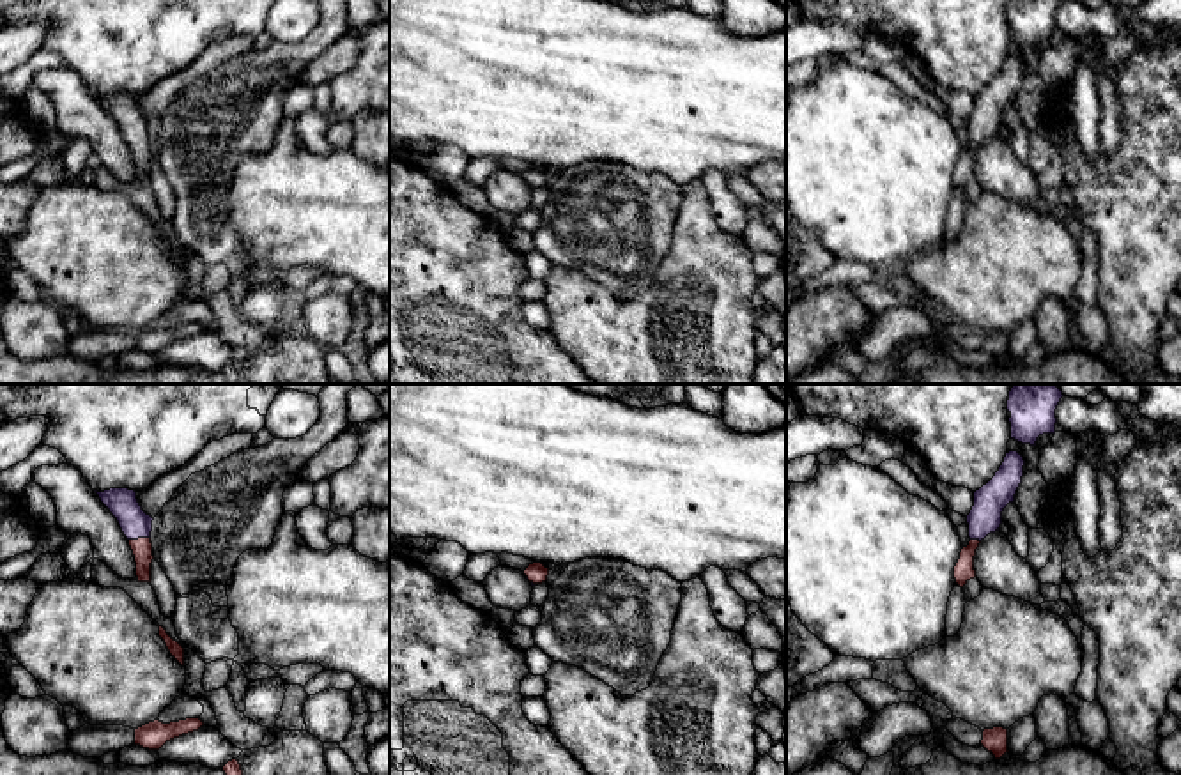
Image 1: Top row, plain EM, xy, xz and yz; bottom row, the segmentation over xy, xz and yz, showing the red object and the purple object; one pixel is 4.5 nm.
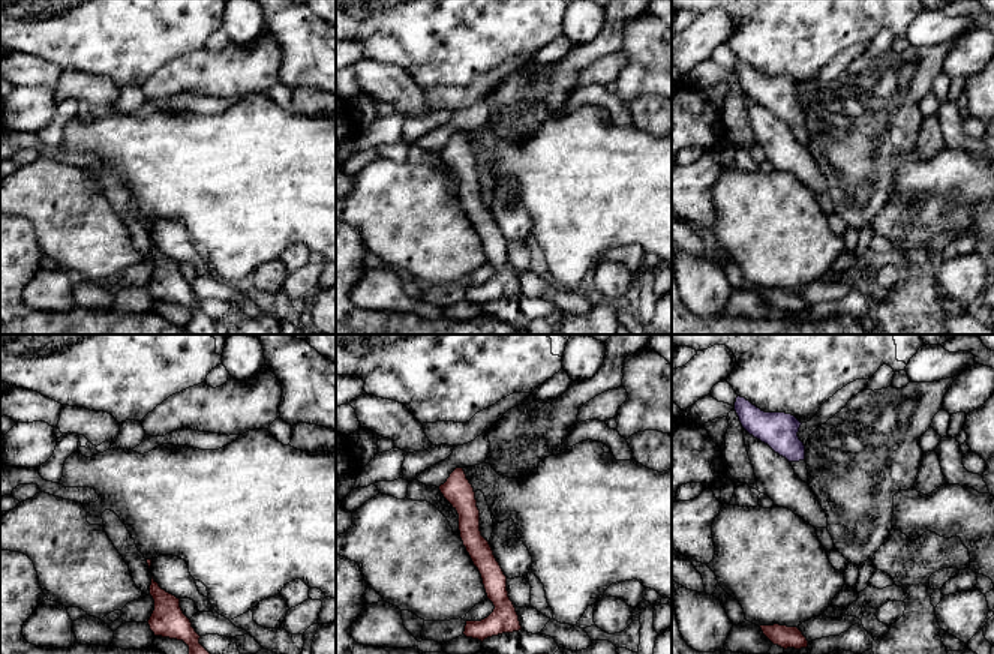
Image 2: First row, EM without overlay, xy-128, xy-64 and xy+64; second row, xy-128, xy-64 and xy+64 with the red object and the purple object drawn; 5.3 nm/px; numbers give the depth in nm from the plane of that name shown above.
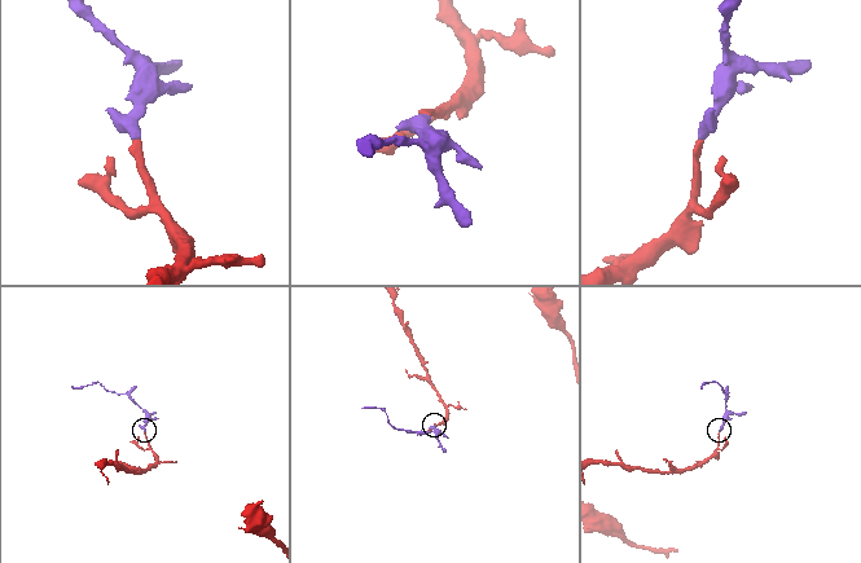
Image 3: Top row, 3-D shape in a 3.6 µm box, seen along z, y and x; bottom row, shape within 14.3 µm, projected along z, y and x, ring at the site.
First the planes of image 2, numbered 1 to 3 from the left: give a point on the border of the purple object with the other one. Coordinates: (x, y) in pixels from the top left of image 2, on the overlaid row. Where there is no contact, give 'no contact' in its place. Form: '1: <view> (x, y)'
1: no contact
2: no contact
3: no contact

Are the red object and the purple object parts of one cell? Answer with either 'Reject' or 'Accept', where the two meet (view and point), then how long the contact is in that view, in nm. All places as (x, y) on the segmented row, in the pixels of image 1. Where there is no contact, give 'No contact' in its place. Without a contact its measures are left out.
Accept. Touches red at xy (138, 538). Shared border 100 nm

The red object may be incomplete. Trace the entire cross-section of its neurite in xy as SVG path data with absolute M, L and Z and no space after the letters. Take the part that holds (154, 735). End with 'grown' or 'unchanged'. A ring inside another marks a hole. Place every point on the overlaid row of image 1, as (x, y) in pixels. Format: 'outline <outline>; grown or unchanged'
outline M186 718L170 724L154 720L135 729L135 745L149 750L159 750L166 741L198 731L202 725L204 722L200 718Z; unchanged

